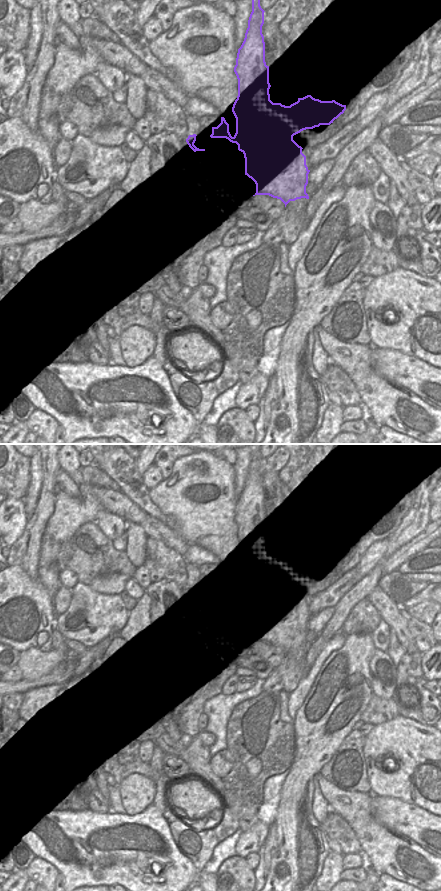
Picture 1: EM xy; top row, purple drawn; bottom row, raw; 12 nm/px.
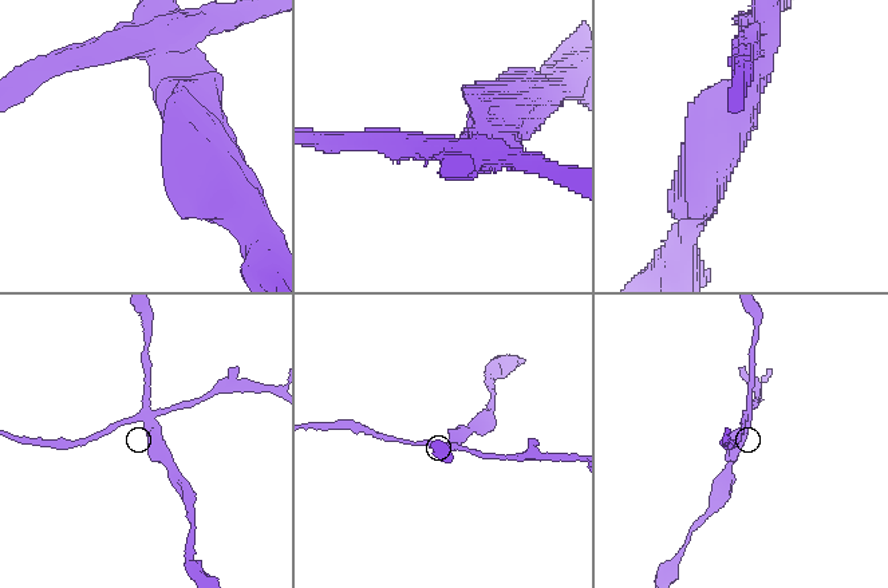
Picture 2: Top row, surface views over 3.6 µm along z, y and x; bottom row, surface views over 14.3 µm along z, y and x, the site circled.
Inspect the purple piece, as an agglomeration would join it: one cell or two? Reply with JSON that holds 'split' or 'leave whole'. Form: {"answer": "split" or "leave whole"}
{"answer": "split"}

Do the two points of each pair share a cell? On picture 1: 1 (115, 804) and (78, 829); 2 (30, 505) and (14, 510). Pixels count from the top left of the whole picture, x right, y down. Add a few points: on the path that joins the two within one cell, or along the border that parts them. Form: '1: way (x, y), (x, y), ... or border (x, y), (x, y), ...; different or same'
1: border (110, 809), (124, 814); different
2: border (22, 499), (25, 505), (25, 513), (28, 517); different

